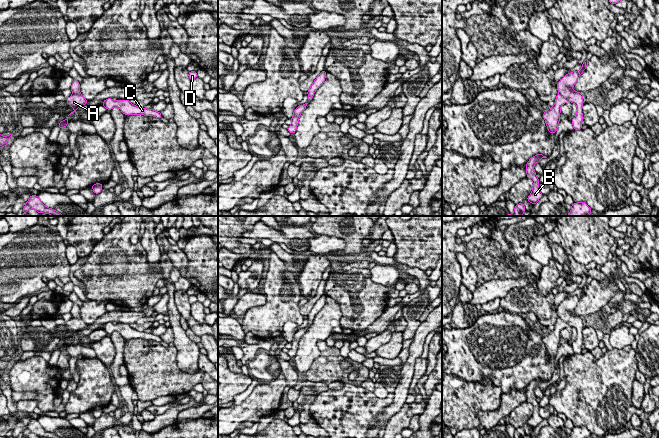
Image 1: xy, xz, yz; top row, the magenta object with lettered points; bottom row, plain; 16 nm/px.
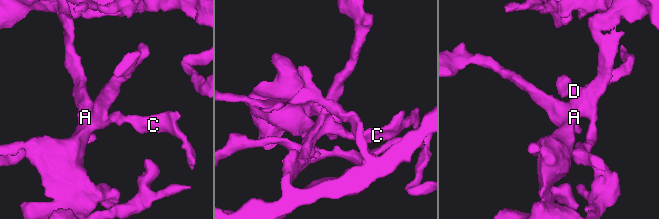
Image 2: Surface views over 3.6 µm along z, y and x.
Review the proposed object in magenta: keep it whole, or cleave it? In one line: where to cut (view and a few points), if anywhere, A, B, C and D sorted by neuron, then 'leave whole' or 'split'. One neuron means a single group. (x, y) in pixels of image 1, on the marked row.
no cut | A B C D | leave whole

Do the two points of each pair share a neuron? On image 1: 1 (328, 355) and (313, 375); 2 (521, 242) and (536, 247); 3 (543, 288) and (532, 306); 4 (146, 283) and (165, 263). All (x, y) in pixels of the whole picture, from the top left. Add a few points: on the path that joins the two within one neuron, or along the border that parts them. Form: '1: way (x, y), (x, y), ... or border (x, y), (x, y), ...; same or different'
1: way (328, 360), (318, 370); same
2: border (529, 243), (527, 251); different
3: border (551, 290), (545, 295), (535, 291); different
4: way (152, 278), (160, 275), (165, 269); same

